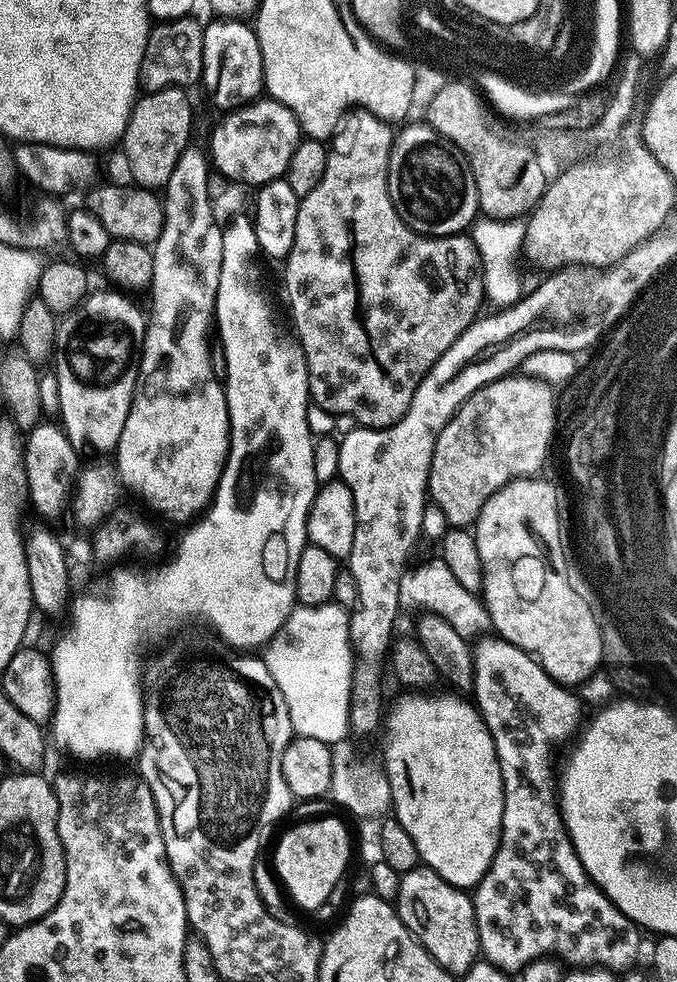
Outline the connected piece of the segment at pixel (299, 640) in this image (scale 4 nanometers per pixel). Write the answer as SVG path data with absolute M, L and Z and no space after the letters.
M335 602L313 608L297 606L262 652L270 678L286 698L295 735L334 745L349 735L348 707L352 693L352 643L348 641L349 613Z

